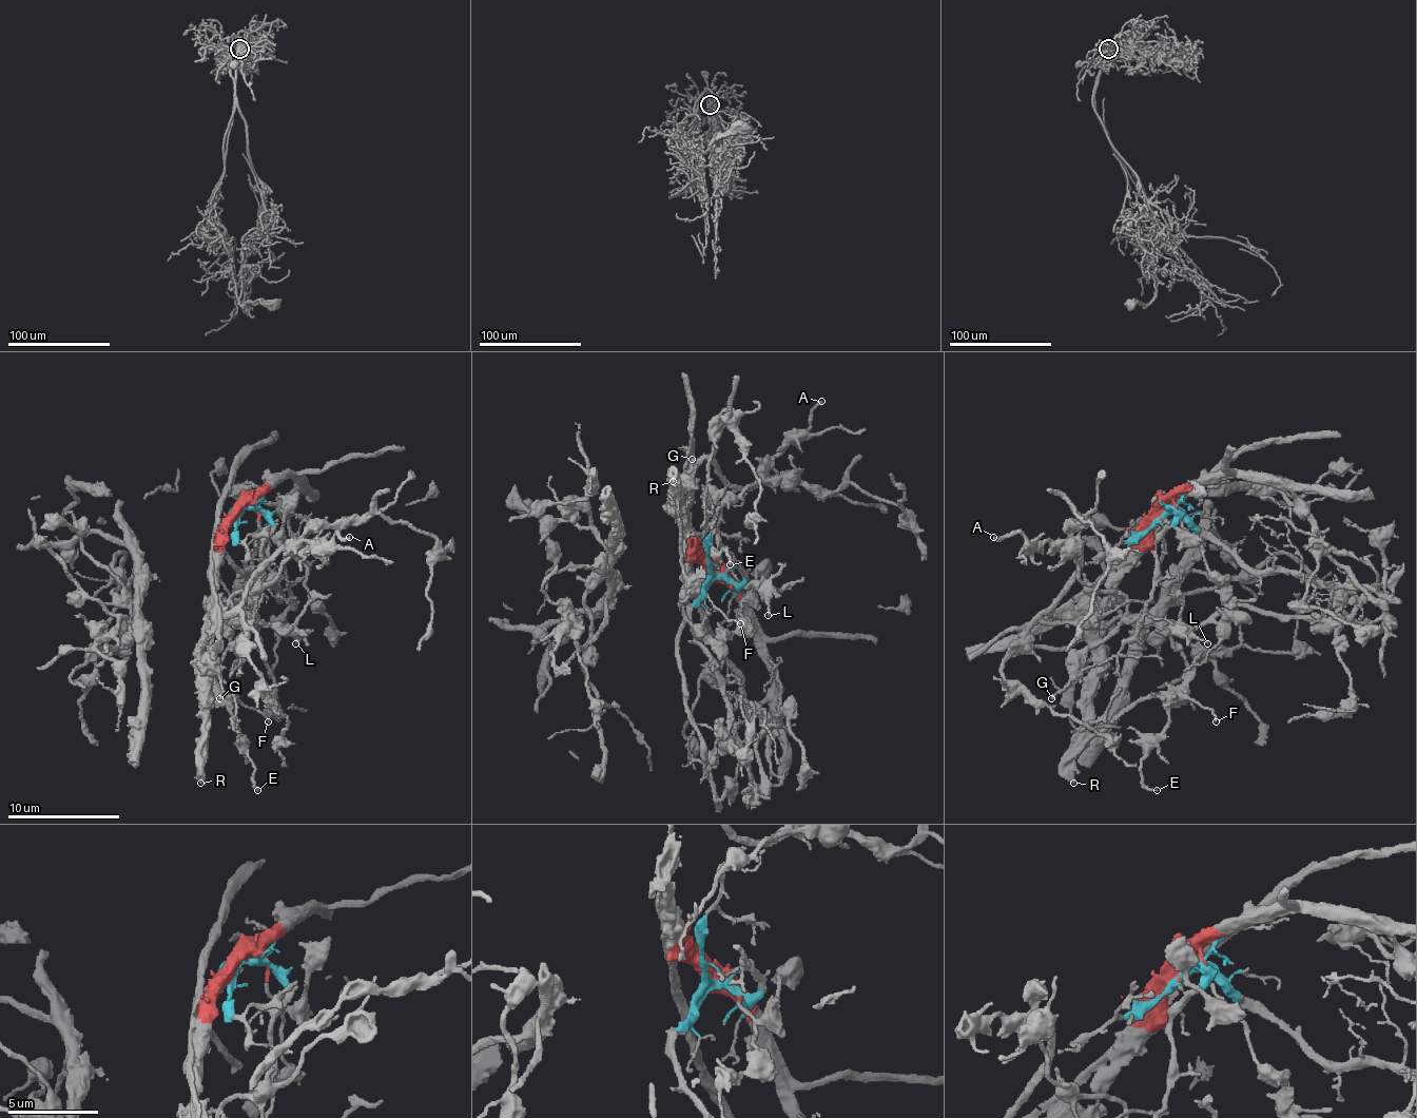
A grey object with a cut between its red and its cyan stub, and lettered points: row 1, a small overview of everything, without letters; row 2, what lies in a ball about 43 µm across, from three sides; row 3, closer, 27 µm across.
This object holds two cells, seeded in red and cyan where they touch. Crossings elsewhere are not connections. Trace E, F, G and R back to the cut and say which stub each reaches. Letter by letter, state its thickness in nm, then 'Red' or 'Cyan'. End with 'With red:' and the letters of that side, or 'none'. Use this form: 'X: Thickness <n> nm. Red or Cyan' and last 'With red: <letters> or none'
E: Thickness 160 nm. Red
F: Thickness 140 nm. Red
G: Thickness 180 nm. Cyan
R: Thickness 440 nm. Red
With red: E, F, R

